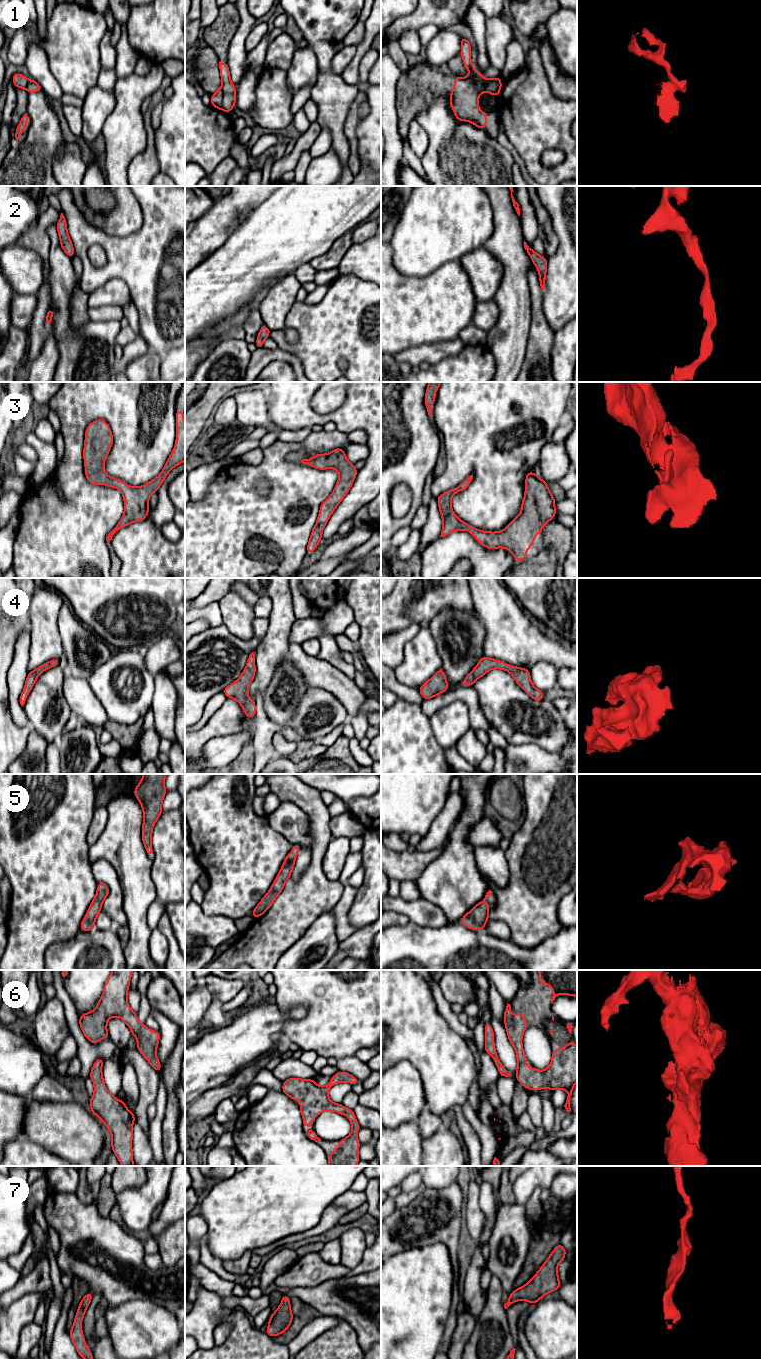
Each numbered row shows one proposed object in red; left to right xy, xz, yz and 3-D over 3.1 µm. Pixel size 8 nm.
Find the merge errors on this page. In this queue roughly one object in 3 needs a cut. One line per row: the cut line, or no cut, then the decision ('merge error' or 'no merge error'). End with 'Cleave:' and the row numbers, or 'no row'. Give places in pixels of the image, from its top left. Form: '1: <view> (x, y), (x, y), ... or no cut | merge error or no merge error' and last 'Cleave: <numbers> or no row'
1: yz (469, 75), (475, 81), (484, 84), (500, 82) | merge error
2: no cut | no merge error
3: no cut | no merge error
4: no cut | no merge error
5: no cut | no merge error
6: no cut | no merge error
7: no cut | no merge error
Cleave: 1

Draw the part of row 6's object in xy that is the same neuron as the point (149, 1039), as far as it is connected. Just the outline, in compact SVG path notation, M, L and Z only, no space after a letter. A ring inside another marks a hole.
M112 970L96 1008L79 1017L80 1028L87 1040L96 1044L101 1039L110 1038L107 1032L108 1020L111 1017L121 1018L131 1029L132 1036L137 1038L137 1050L160 1073L161 1064L156 1056L160 1033L141 1024L127 1000L133 971Z

